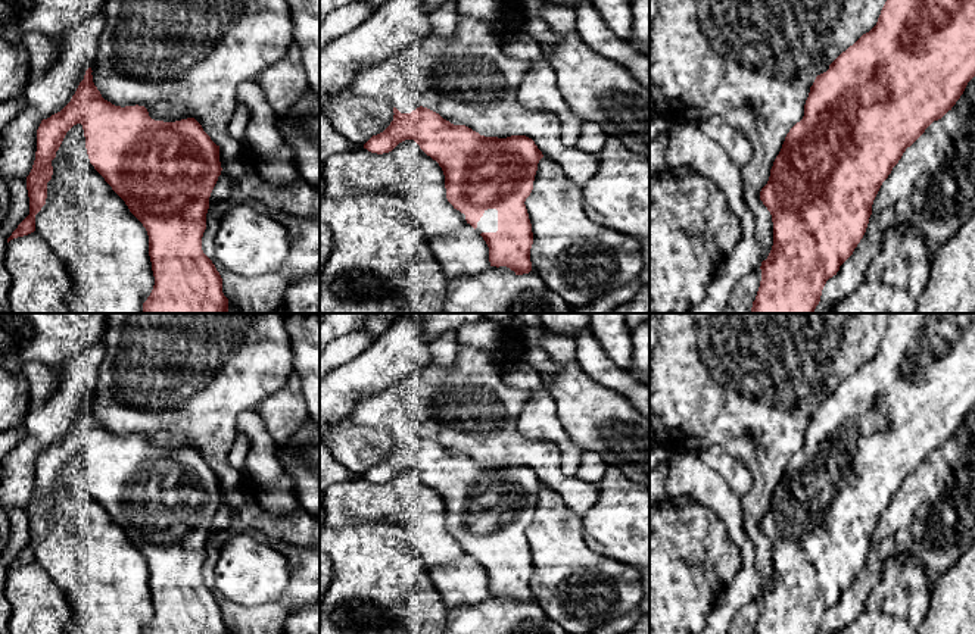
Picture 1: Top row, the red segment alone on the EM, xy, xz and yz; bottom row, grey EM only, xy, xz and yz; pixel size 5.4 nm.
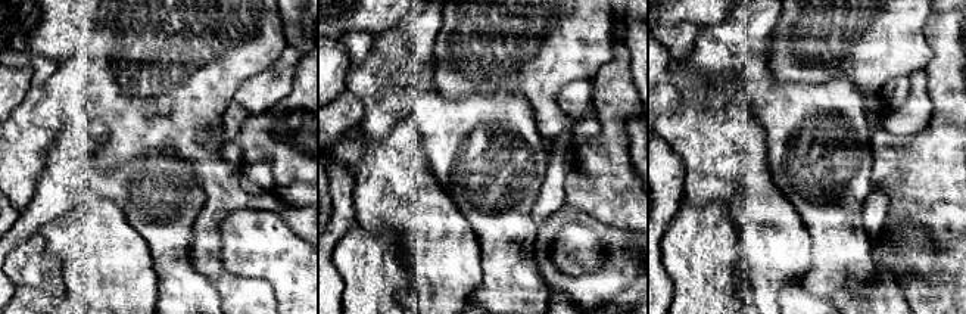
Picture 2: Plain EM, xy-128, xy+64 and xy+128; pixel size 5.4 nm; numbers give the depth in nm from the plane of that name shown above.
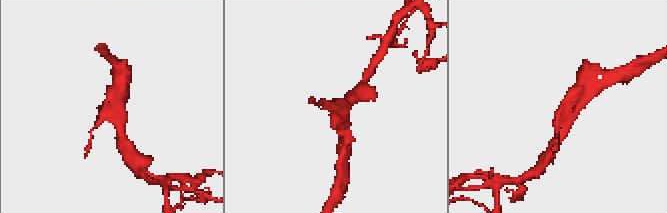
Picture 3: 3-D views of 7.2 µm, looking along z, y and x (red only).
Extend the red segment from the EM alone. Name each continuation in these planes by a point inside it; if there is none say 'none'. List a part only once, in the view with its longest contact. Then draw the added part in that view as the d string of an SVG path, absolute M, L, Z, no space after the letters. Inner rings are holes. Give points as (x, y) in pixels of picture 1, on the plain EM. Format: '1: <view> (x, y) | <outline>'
1: xz (488, 552) | M496 538L485 540L483 546L477 552L476 560L479 563L482 563L482 562L496 562L498 560L498 540Z

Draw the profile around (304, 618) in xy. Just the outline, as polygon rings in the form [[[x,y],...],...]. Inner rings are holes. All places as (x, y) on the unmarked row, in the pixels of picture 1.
[[[320,600],[290,609],[284,634],[320,634]]]

